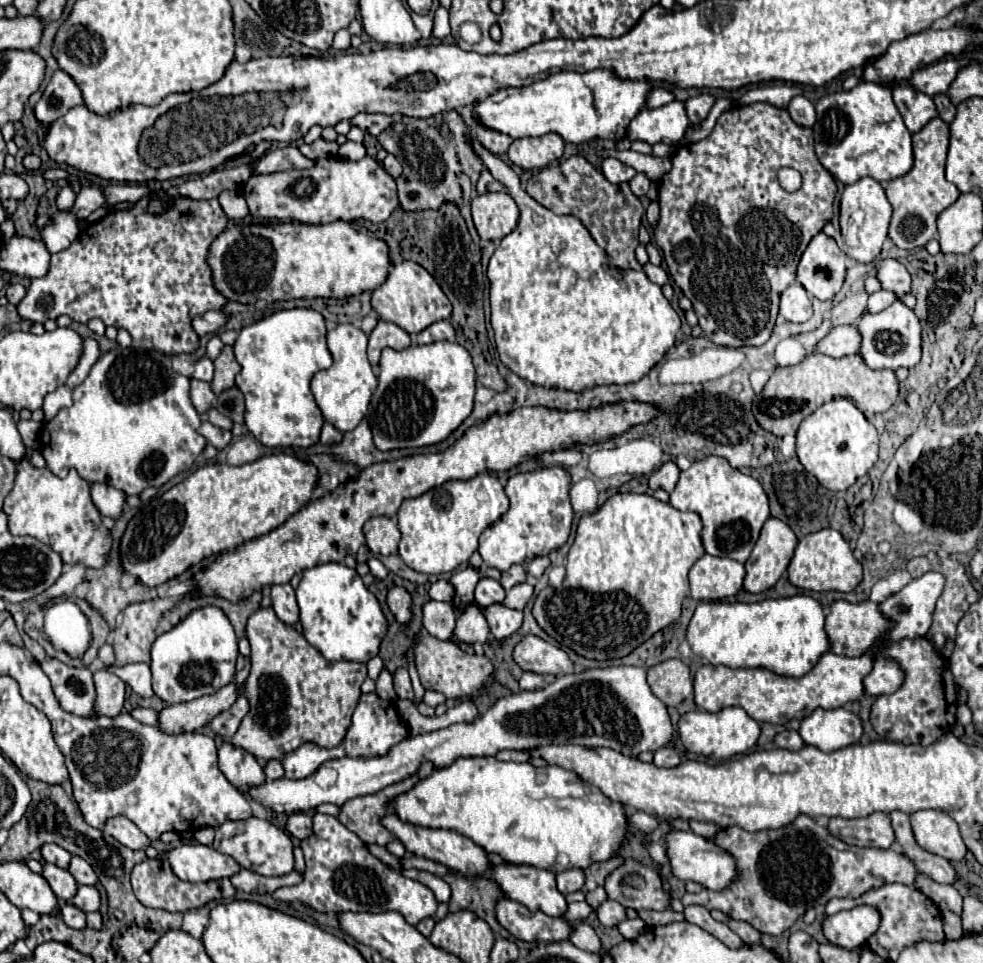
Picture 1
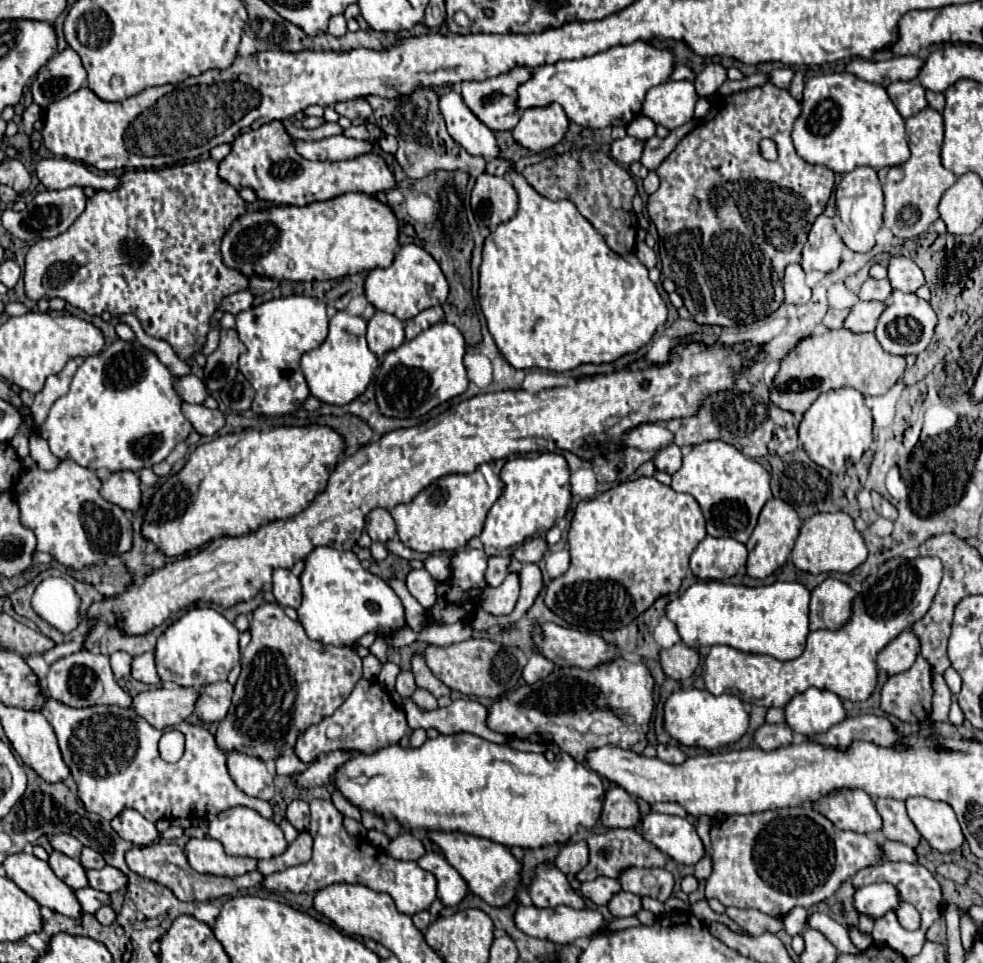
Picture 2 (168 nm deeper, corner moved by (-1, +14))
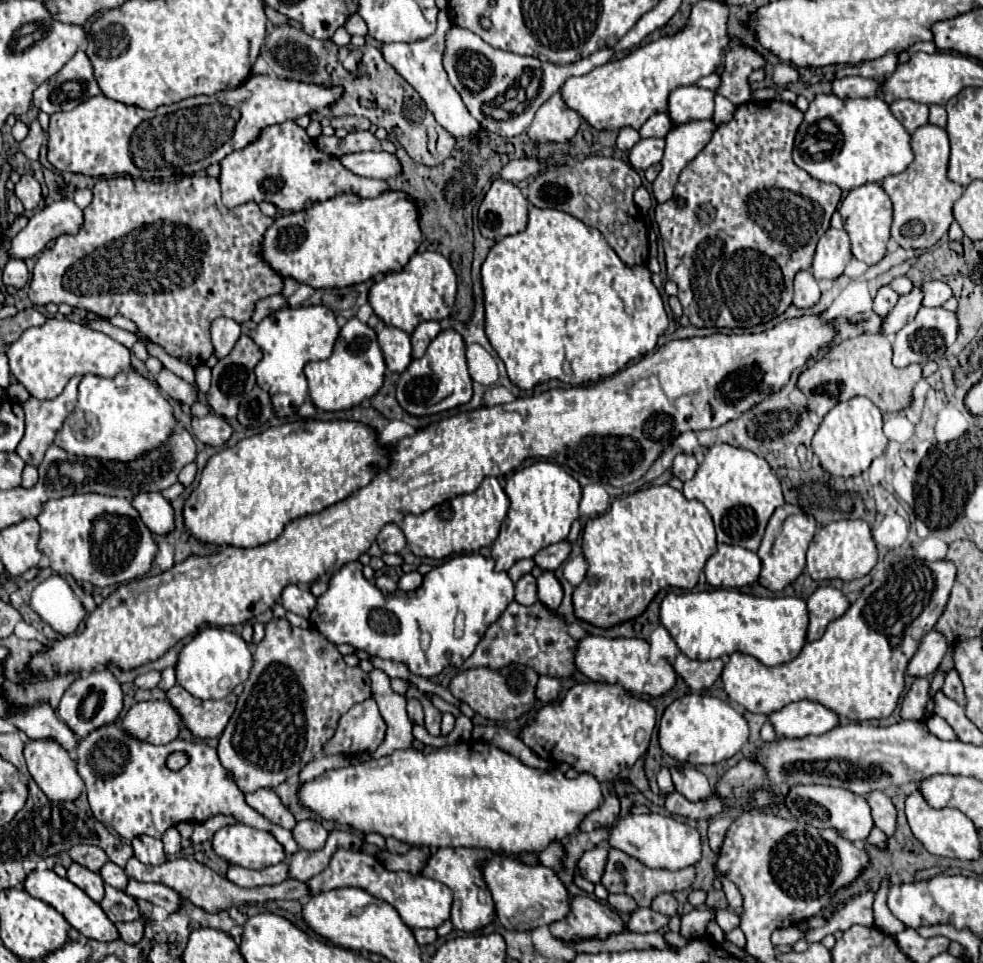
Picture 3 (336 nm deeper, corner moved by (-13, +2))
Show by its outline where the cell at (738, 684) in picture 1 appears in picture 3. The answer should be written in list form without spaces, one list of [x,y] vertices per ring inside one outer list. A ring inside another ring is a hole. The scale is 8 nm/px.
[[[946,560],[898,562],[890,570],[884,582],[874,580],[870,586],[866,586],[860,598],[848,608],[848,612],[842,618],[830,622],[828,630],[820,640],[808,642],[796,660],[768,668],[752,656],[740,652],[732,654],[722,670],[722,682],[728,700],[756,714],[772,714],[774,710],[782,710],[782,706],[788,706],[790,702],[812,700],[834,710],[838,716],[858,722],[872,718],[888,718],[894,712],[898,698],[904,690],[906,664],[914,656],[920,644],[920,640],[914,638],[914,630],[920,630],[920,636],[924,636],[934,628],[934,624],[944,612],[954,578],[956,578],[956,568],[952,562]]]

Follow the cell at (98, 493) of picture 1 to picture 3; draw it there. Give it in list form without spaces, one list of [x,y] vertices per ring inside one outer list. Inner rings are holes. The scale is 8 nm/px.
[[[142,492],[132,498],[132,506],[152,534],[162,536],[174,528],[172,506],[160,492]]]

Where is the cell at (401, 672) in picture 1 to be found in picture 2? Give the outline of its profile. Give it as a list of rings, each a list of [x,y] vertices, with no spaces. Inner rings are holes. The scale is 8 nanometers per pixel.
[[[400,672],[398,674],[398,680],[396,680],[396,692],[402,696],[402,698],[410,698],[416,690],[416,684],[414,684],[414,674],[412,672]]]

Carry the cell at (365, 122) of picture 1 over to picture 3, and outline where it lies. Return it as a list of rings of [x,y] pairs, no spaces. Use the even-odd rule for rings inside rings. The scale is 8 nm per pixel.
[[[342,116],[332,120],[334,128],[346,128],[348,132],[360,132],[360,130],[368,130],[372,124],[368,118],[364,116]]]

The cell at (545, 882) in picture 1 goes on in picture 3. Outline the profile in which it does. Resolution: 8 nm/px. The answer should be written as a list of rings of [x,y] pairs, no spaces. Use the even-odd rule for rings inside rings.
[[[570,896],[570,912],[562,920],[550,924],[550,932],[556,938],[606,938],[624,930],[620,916],[606,904],[588,896]]]

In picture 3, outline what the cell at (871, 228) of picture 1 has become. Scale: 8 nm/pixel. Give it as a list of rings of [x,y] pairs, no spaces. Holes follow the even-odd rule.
[[[870,182],[850,190],[850,194],[840,202],[838,212],[844,218],[844,230],[850,236],[852,254],[866,264],[878,264],[886,254],[892,224],[892,202],[888,194],[882,190],[882,186],[878,182]]]

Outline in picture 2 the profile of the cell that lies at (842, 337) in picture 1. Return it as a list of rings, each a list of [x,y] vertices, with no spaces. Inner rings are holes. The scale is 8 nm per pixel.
[[[870,300],[870,302],[858,302],[850,316],[844,320],[844,328],[854,330],[854,332],[874,332],[876,322],[880,314],[884,312],[886,302],[880,300]]]

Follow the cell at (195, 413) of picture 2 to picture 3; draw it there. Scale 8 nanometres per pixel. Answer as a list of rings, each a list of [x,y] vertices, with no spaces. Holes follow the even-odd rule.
[[[210,412],[204,418],[192,416],[192,430],[194,430],[194,436],[208,446],[224,446],[232,436],[232,426],[228,424],[228,420],[214,412]]]

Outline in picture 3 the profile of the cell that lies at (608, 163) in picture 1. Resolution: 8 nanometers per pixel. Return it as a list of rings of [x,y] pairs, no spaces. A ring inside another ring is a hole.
[[[646,138],[640,140],[630,150],[630,164],[636,170],[646,170],[652,164],[658,164],[664,156],[664,140],[660,138]]]

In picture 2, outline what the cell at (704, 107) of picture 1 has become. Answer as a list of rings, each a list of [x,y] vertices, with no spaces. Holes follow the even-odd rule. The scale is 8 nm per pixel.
[[[708,64],[698,76],[696,76],[696,80],[694,80],[694,86],[696,86],[696,90],[698,90],[698,94],[700,96],[710,96],[710,94],[714,94],[718,88],[720,88],[720,84],[726,80],[726,68],[722,66],[722,64]]]

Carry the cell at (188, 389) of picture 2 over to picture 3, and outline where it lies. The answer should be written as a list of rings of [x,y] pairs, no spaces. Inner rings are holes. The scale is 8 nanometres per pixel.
[[[162,370],[156,378],[158,386],[162,388],[162,392],[174,400],[178,400],[180,404],[188,404],[192,406],[196,400],[198,400],[198,392],[194,386],[190,386],[188,382],[184,382],[182,378],[178,378],[174,372],[170,370]]]

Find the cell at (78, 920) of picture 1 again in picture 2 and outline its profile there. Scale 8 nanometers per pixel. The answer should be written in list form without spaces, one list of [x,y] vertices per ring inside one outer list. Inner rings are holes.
[[[86,886],[86,888],[78,890],[78,892],[76,892],[76,896],[78,896],[78,902],[80,902],[82,910],[84,910],[84,912],[88,912],[88,914],[94,914],[100,906],[110,904],[110,896],[108,896],[106,892],[100,892],[100,890],[90,888],[90,886]]]

